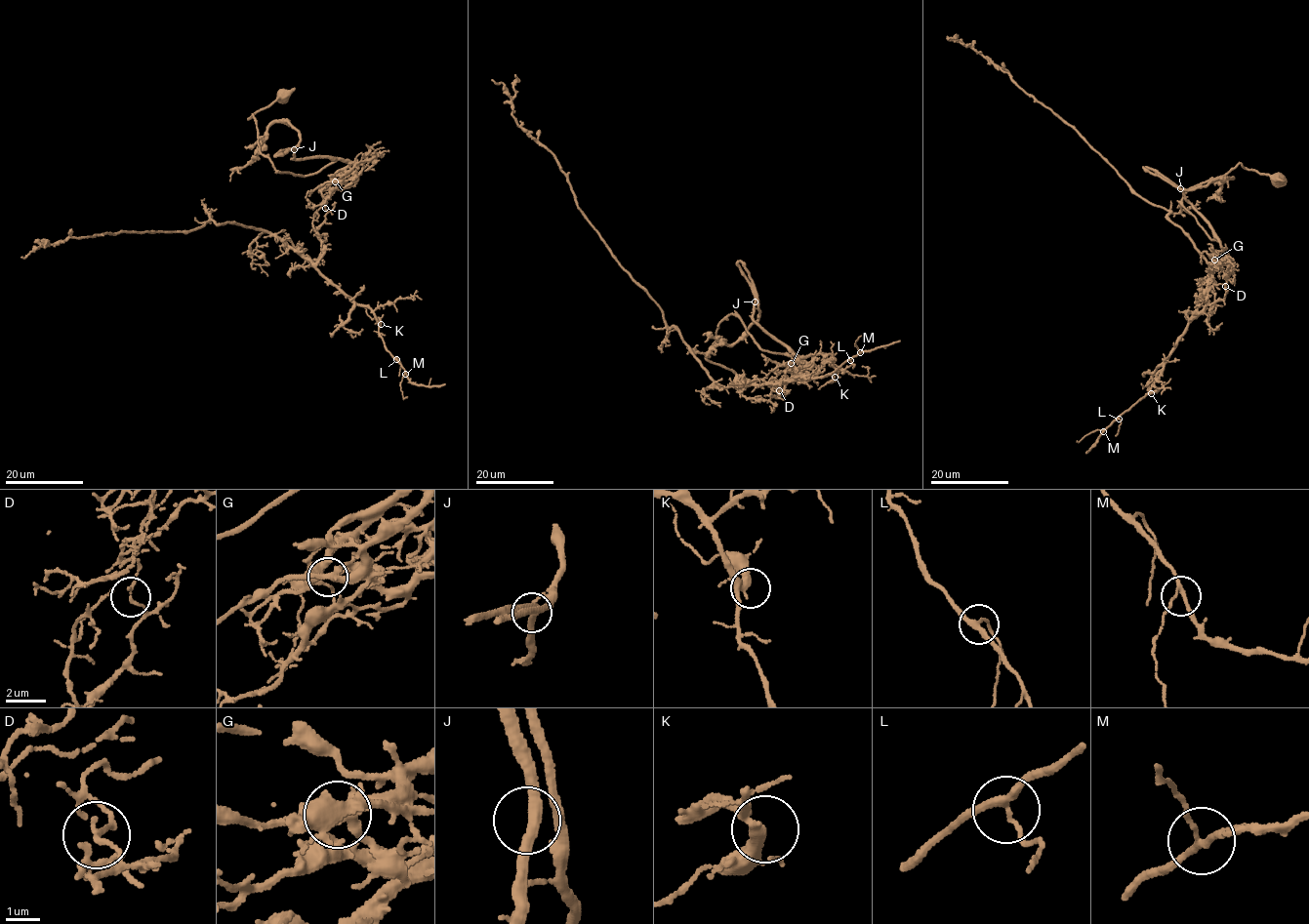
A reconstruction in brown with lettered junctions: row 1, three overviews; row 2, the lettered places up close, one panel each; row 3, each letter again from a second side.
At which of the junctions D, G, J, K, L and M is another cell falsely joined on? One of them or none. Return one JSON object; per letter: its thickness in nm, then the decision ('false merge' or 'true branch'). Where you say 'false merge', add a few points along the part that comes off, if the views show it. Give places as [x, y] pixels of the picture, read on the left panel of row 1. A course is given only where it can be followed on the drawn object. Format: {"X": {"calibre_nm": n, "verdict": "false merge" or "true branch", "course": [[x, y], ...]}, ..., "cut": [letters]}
{"D": {"calibre_nm": 140, "verdict": "false merge", "course": [[325, 208], [317, 230], [323, 253], [315, 262], [264, 231], [211, 220], [189, 231], [70, 237], [21, 257]]}, "G": {"calibre_nm": 280, "verdict": "true branch"}, "J": {"calibre_nm": 260, "verdict": "true branch"}, "K": {"calibre_nm": 300, "verdict": "true branch"}, "L": {"calibre_nm": 200, "verdict": "true branch"}, "M": {"calibre_nm": 160, "verdict": "true branch"}, "cut": ["D"]}

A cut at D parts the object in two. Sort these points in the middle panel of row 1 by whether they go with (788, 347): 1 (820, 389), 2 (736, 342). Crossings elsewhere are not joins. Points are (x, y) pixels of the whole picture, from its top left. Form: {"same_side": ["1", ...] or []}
{"same_side": ["2"]}

